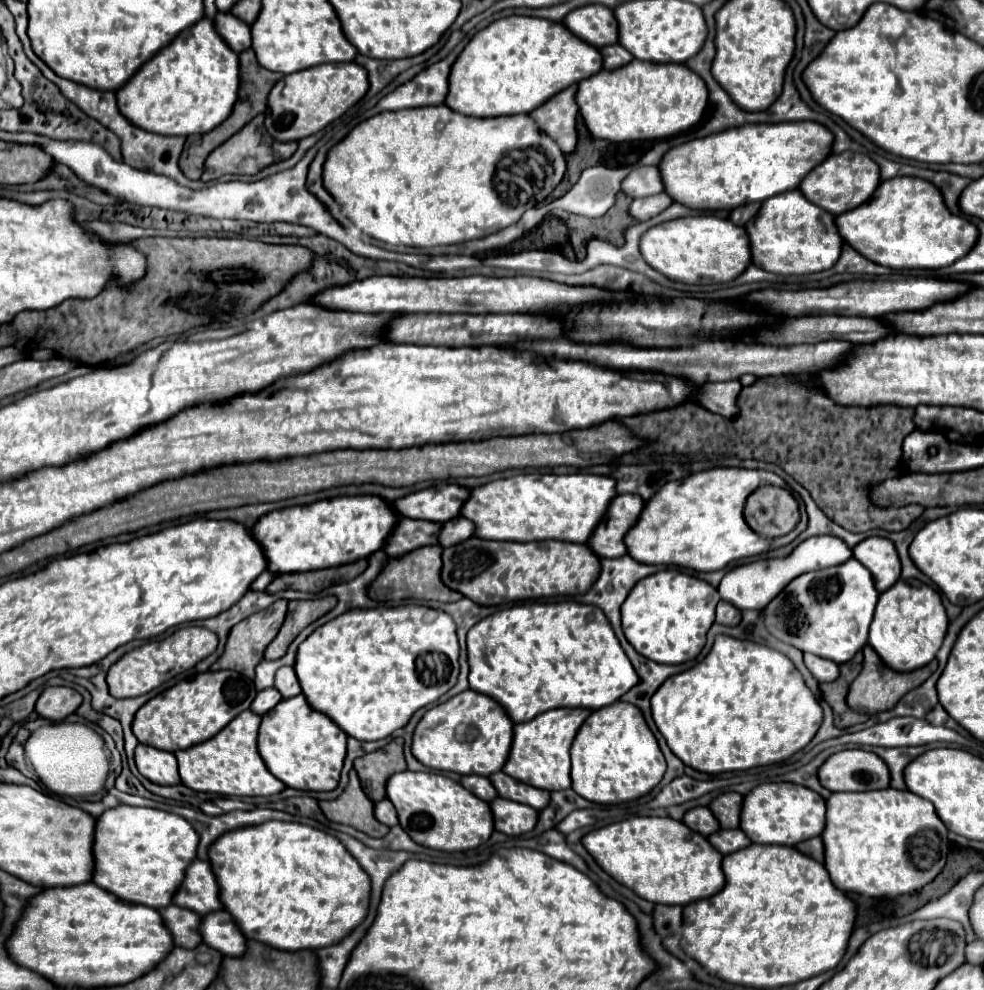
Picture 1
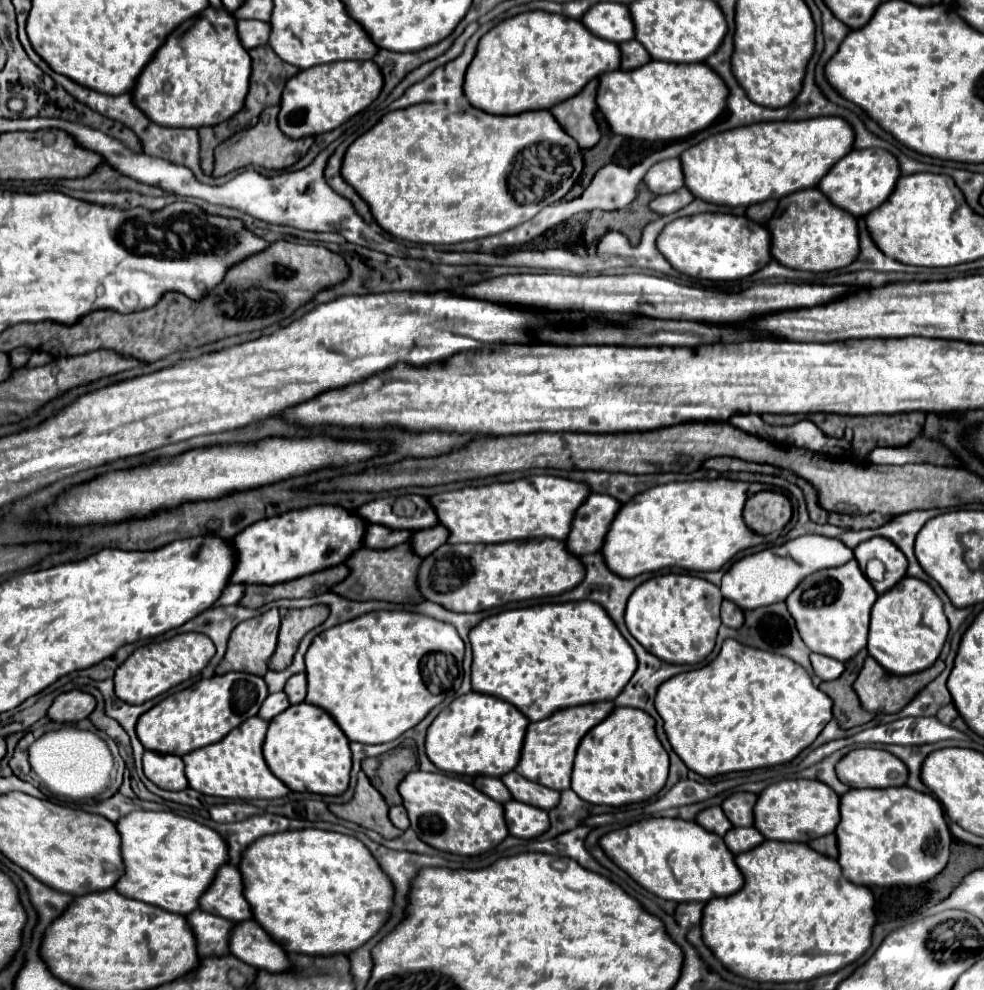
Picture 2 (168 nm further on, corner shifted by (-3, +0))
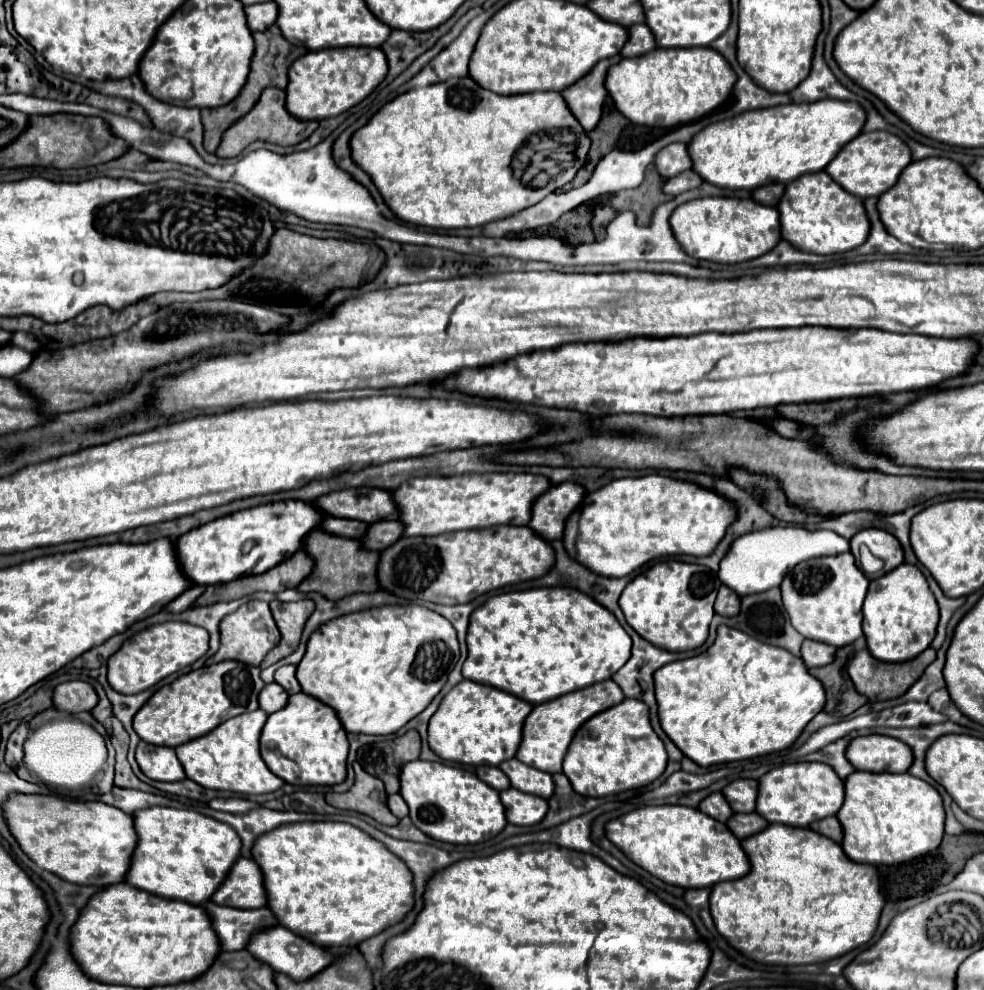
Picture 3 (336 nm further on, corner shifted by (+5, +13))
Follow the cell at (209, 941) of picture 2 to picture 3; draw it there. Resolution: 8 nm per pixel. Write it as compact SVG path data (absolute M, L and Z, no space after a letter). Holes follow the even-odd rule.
M204 902L202 908L212 920L212 928L218 934L222 950L242 950L254 930L276 926L274 914L264 906L256 910L240 910L230 906L218 906L214 902Z

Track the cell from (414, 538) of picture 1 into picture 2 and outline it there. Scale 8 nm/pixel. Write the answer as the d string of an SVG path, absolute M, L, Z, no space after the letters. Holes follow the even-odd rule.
M368 525L368 529L364 529L364 545L370 549L390 549L396 547L400 543L406 543L410 539L410 531L396 531L396 529L388 529L384 525Z

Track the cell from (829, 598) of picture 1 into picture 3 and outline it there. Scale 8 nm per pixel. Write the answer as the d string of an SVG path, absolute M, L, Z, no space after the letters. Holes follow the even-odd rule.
M850 552L800 562L784 576L780 590L790 622L804 638L840 648L862 636L860 610L868 592L868 578L854 564L854 556Z

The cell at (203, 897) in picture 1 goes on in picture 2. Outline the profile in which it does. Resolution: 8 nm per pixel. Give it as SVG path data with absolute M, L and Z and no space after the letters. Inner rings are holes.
M220 867L214 883L204 893L204 897L200 897L200 909L216 913L218 917L230 919L234 923L252 919L252 909L244 897L244 883L238 867Z

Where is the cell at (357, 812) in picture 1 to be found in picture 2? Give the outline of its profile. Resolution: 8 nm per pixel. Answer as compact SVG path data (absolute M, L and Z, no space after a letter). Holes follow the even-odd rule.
M362 773L358 777L352 801L344 805L330 805L330 811L340 819L354 821L366 829L378 831L386 839L396 839L402 835L402 831L396 829L388 819L388 805L384 797L370 785L368 777Z

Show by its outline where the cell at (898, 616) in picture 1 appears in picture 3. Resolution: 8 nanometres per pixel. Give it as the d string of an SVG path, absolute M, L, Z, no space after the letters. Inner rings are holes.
M906 562L870 582L862 614L862 630L868 642L868 650L882 662L912 660L924 652L936 636L938 604L928 588L924 574Z

